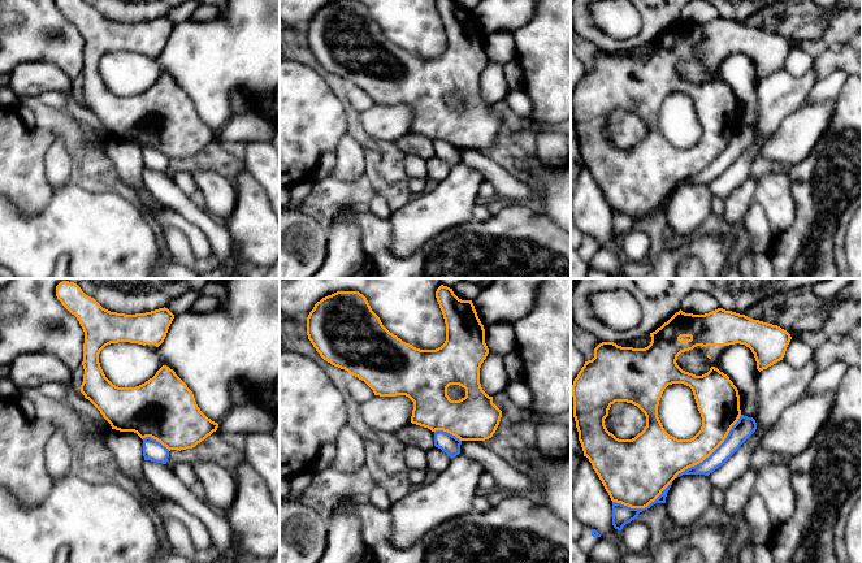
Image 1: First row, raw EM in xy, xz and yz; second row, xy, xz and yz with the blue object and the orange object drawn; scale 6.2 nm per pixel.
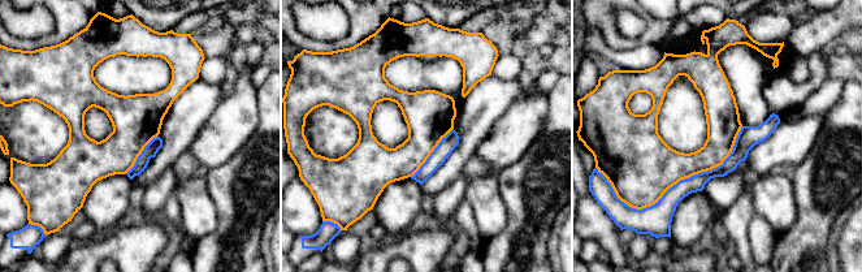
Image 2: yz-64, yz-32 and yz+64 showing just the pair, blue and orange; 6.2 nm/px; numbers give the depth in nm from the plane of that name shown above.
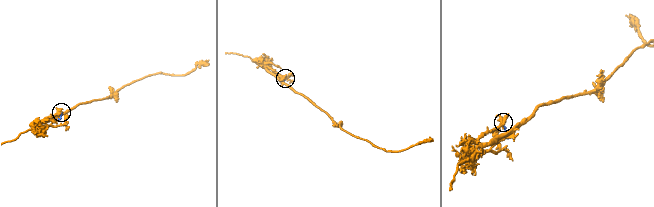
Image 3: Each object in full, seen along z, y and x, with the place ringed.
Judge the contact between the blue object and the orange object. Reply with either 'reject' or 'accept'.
accept

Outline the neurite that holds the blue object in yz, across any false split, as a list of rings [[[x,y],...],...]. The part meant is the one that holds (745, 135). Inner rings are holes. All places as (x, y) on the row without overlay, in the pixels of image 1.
[[[741,124],[738,130],[732,135],[724,151],[702,172],[685,178],[676,185],[683,183],[705,183],[709,185],[723,174],[740,155],[755,140],[757,131],[753,126]]]

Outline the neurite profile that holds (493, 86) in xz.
[[[489,61],[480,77],[480,92],[482,99],[489,105],[494,105],[503,100],[508,91],[503,65]]]

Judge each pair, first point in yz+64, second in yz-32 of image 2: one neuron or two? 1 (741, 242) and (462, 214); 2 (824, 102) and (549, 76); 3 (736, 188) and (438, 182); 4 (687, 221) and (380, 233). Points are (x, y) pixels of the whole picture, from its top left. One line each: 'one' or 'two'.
1: two
2: one
3: one
4: two

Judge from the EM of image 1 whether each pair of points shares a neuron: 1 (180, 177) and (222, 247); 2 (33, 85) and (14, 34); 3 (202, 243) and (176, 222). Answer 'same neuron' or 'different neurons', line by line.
1: different neurons
2: different neurons
3: same neuron

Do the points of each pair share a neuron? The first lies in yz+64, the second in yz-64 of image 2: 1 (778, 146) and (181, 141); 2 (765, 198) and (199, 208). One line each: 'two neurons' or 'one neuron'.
1: two neurons
2: one neuron

